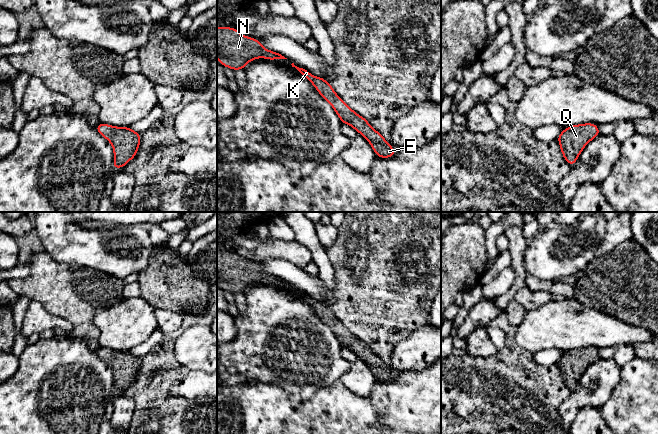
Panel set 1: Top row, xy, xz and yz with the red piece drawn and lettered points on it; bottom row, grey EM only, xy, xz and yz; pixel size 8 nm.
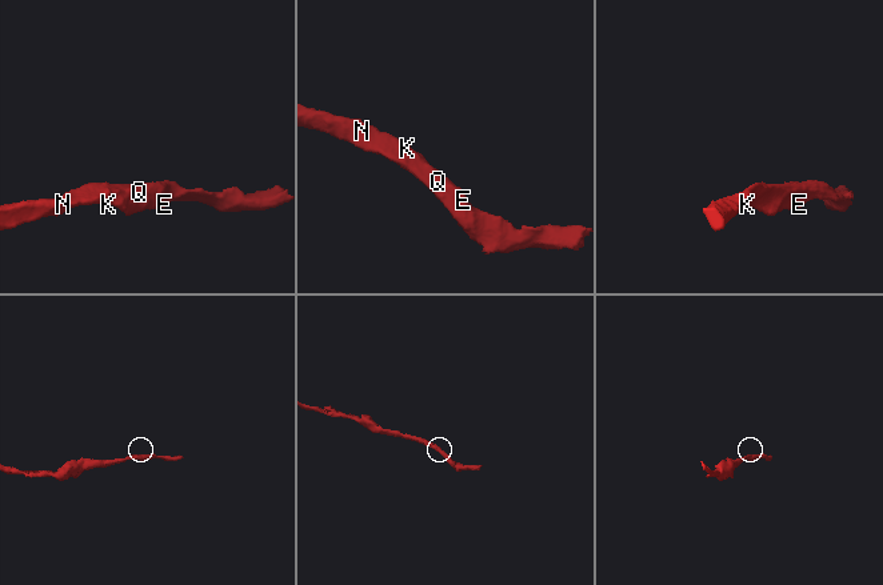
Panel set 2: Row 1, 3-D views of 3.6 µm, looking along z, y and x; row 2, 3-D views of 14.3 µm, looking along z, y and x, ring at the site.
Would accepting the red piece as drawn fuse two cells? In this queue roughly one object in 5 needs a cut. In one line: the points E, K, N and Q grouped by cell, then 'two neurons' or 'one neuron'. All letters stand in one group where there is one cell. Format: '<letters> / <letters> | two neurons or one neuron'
E K N Q | one neuron

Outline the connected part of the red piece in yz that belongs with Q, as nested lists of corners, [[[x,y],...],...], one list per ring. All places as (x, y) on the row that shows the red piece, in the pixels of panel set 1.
[[[585,123],[565,128],[558,136],[557,141],[564,159],[572,167],[584,147],[600,135],[597,124]]]

